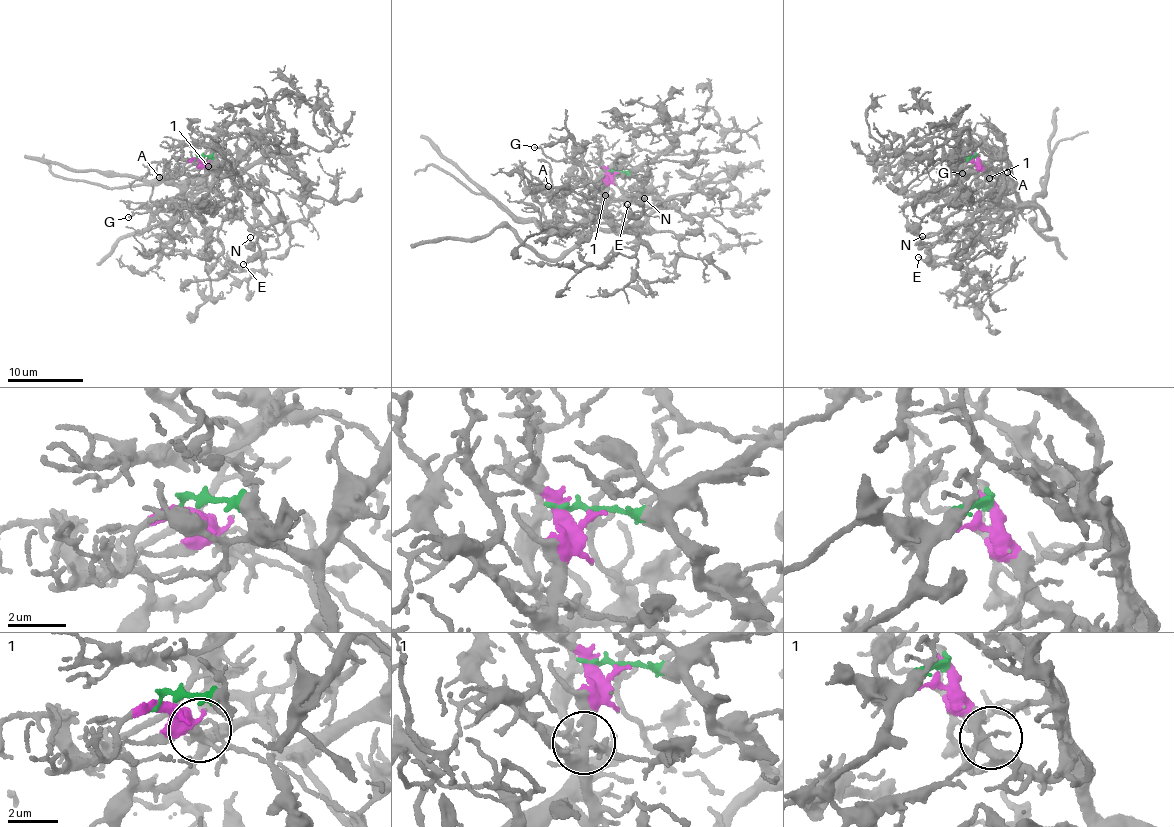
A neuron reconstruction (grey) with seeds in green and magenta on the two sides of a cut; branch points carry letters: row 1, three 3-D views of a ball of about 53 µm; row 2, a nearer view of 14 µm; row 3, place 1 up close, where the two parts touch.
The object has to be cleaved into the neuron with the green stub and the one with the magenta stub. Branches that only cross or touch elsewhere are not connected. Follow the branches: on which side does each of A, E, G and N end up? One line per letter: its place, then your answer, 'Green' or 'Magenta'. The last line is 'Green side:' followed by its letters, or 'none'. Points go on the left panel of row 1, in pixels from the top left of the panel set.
A: Place: (159, 177). Magenta
E: Place: (243, 264). Green
G: Place: (128, 217). Green
N: Place: (250, 237). Green
Green side: E, G, N

